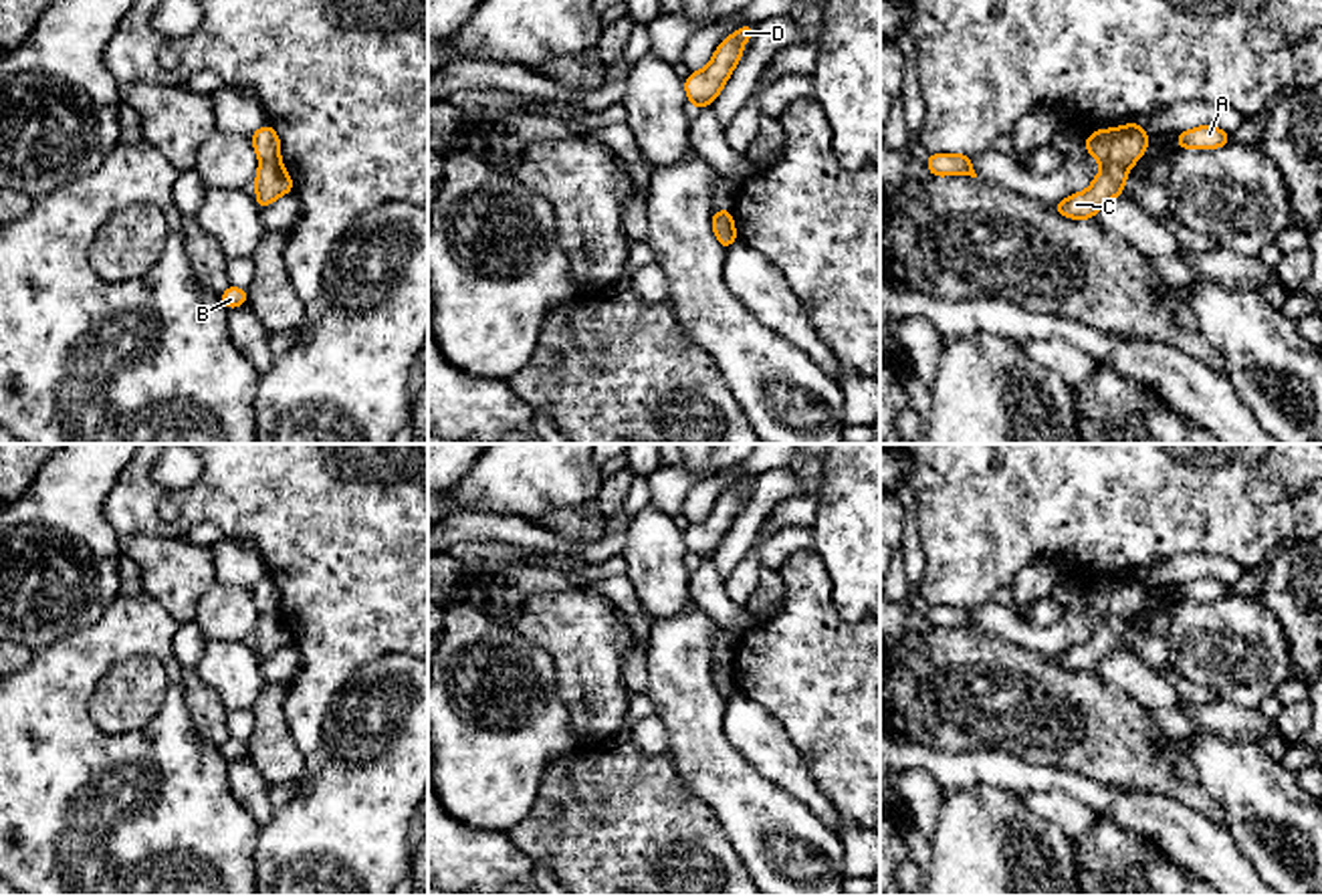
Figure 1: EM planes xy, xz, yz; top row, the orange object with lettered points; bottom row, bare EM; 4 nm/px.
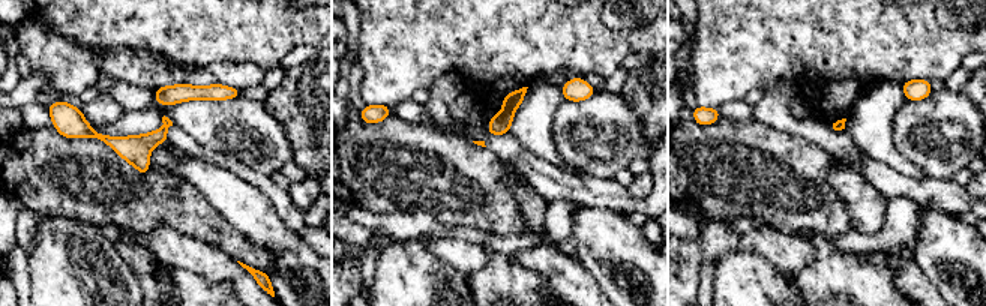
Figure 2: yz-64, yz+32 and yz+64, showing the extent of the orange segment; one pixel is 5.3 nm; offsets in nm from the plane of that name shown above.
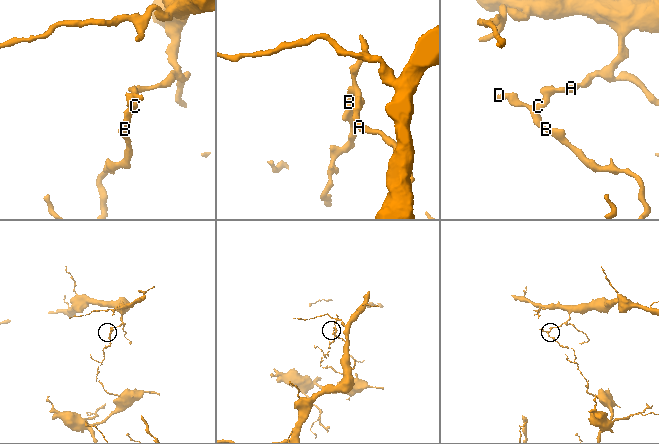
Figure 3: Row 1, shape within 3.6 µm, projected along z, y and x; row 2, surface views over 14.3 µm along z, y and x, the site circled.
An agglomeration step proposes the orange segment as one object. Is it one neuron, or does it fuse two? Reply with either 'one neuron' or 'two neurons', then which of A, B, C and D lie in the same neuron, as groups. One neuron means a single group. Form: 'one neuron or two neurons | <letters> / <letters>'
two neurons | A / B C D

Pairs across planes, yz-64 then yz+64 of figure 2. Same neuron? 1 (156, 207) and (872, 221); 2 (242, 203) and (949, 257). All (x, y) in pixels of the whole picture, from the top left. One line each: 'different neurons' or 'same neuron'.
1: different neurons
2: same neuron

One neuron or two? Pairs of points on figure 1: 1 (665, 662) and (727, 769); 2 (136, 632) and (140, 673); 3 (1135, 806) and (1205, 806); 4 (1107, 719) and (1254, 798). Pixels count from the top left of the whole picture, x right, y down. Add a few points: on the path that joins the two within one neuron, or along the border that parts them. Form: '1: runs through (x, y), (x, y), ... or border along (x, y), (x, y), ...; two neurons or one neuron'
1: runs through (683, 689), (701, 743); one neuron
2: border along (97, 681), (128, 658), (152, 654), (168, 691); two neurons
3: border along (1143, 790), (1171, 796), (1222, 824); two neurons
4: border along (1197, 781), (1222, 812), (1224, 822); two neurons

